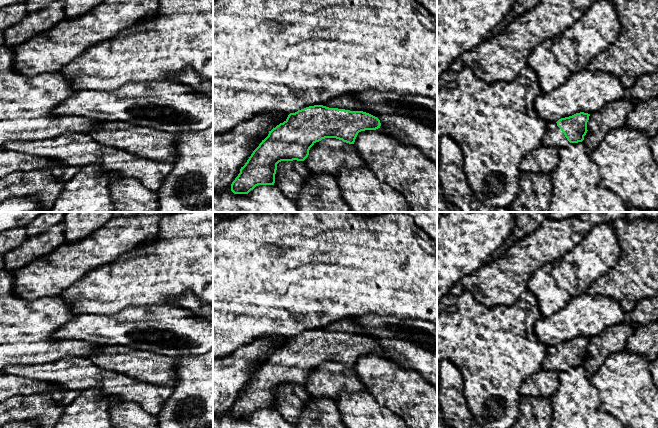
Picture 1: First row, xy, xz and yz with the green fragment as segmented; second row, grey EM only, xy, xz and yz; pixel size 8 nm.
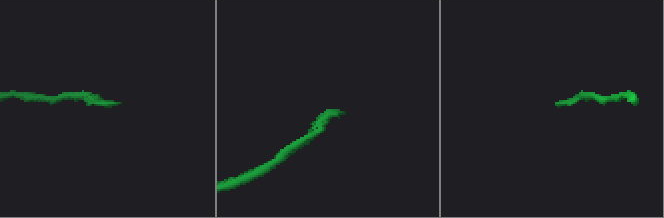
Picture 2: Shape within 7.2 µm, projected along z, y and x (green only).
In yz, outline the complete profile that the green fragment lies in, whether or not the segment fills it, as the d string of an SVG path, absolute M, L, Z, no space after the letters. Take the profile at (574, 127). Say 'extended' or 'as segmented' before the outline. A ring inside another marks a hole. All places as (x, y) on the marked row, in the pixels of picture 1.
extended; M580 112L561 118L557 122L548 122L542 145L562 148L569 146L571 143L582 142L588 131L589 116L588 113Z

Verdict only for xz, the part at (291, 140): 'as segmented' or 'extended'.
extended

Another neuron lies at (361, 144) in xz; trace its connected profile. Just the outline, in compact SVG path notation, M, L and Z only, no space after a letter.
M377 129L359 132L353 146L381 182L405 197L411 212L437 212L437 164L420 150Z

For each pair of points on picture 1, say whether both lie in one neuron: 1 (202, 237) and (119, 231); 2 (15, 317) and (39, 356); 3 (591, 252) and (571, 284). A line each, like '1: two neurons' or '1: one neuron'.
1: two neurons
2: one neuron
3: one neuron

